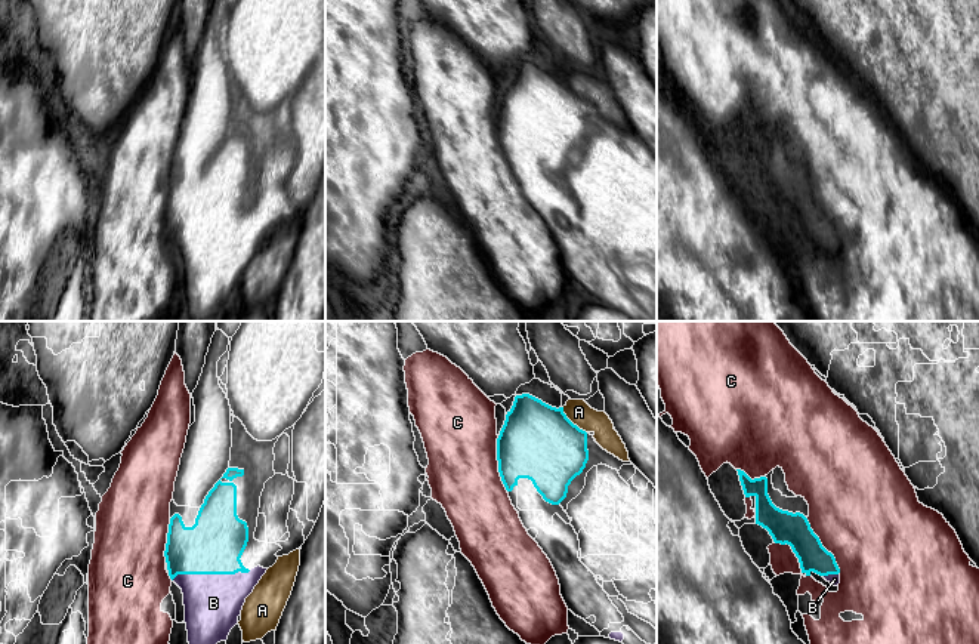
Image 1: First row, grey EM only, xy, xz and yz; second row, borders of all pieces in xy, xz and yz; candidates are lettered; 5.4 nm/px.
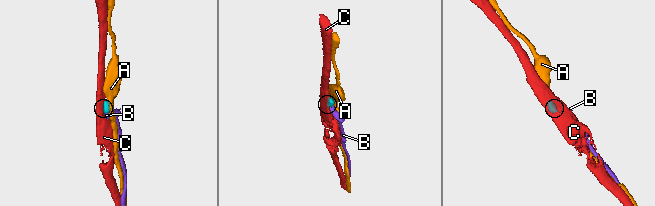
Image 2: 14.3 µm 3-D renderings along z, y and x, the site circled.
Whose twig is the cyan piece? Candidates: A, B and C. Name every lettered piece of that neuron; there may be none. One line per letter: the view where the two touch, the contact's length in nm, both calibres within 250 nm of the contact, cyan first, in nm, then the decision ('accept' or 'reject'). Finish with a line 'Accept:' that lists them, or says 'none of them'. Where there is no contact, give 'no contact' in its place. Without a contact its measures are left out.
A: xz | 190 nm | 420/140 nm | reject
B: xy | 440 nm | 320/300 nm | accept
C: yz | 360 nm | 180/480 nm | reject
Accept: B

